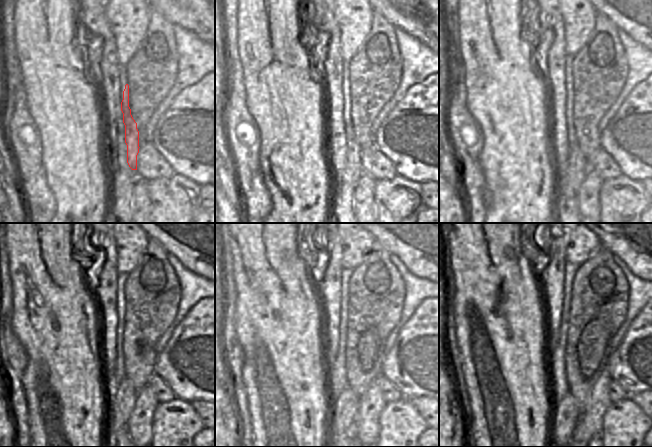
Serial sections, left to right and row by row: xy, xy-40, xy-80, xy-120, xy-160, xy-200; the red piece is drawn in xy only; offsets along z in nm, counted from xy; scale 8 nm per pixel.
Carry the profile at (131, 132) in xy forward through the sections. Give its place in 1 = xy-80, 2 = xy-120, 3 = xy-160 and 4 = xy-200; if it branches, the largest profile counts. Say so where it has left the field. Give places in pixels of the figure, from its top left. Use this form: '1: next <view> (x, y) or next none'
1: next xy-80 (570, 179)
2: next xy-120 (122, 394)
3: next xy-160 (345, 403)
4: next xy-200 (565, 415)

